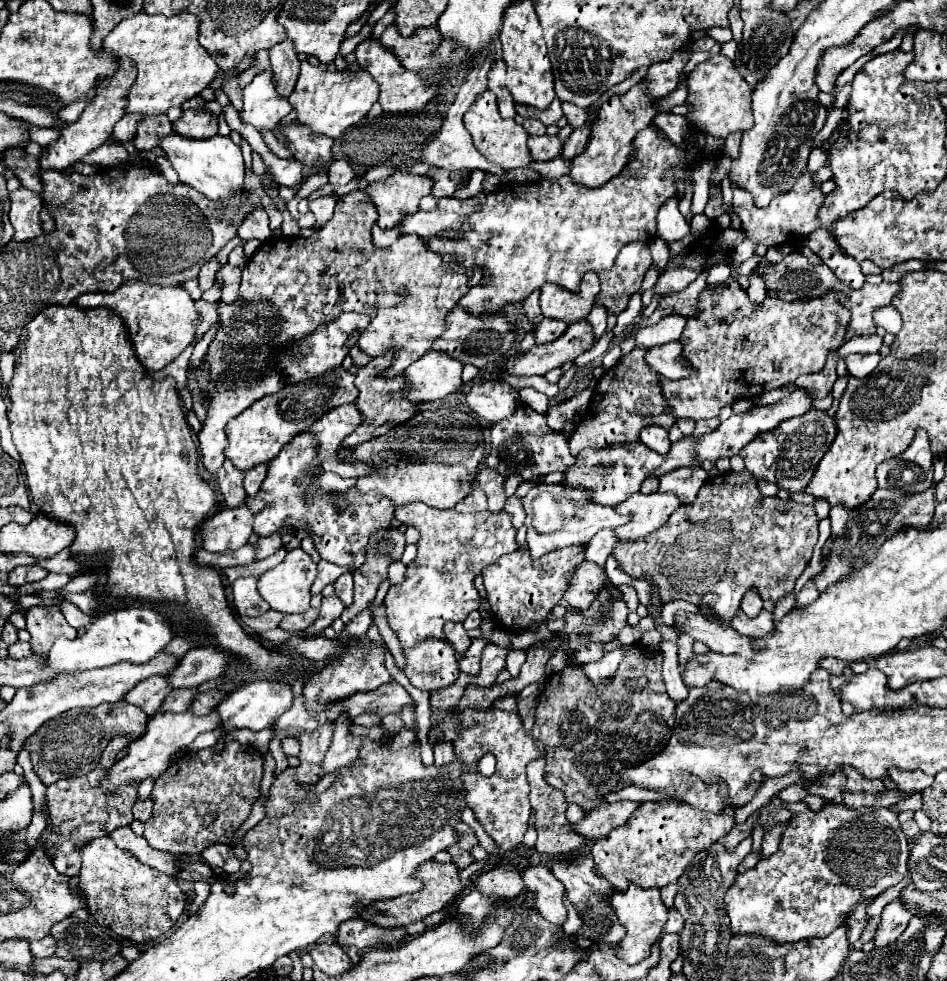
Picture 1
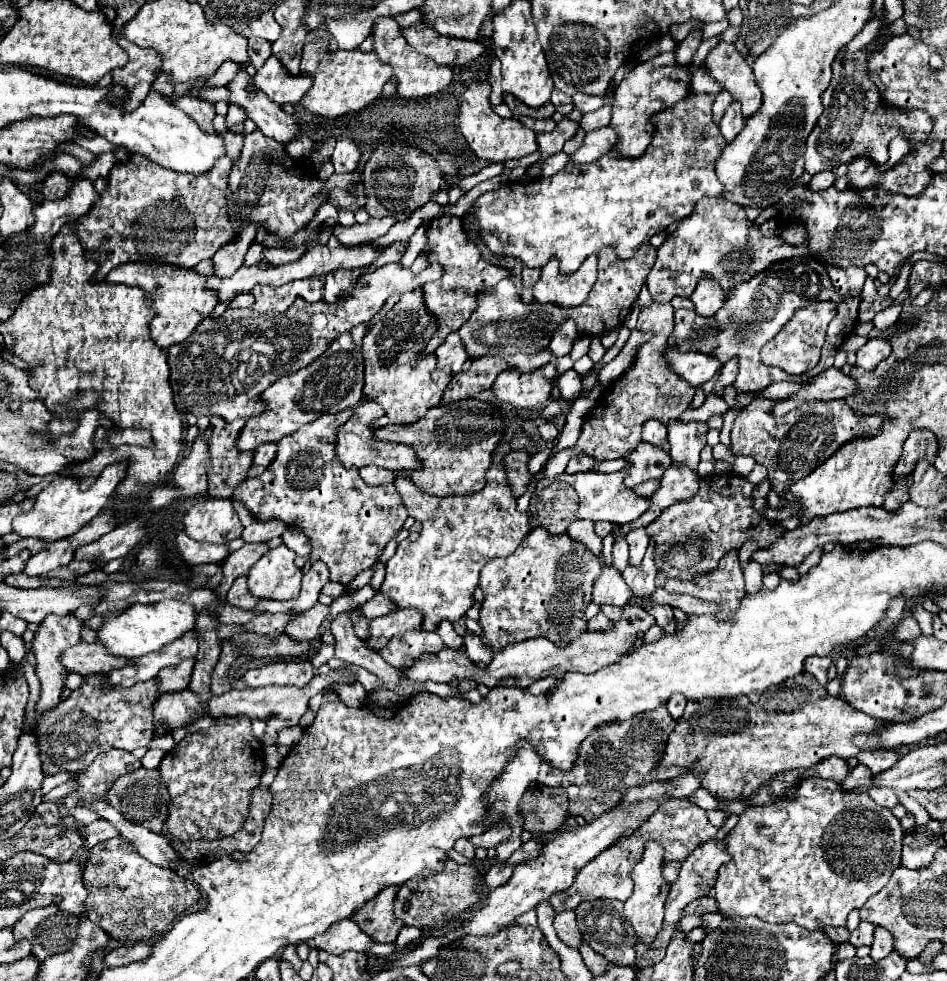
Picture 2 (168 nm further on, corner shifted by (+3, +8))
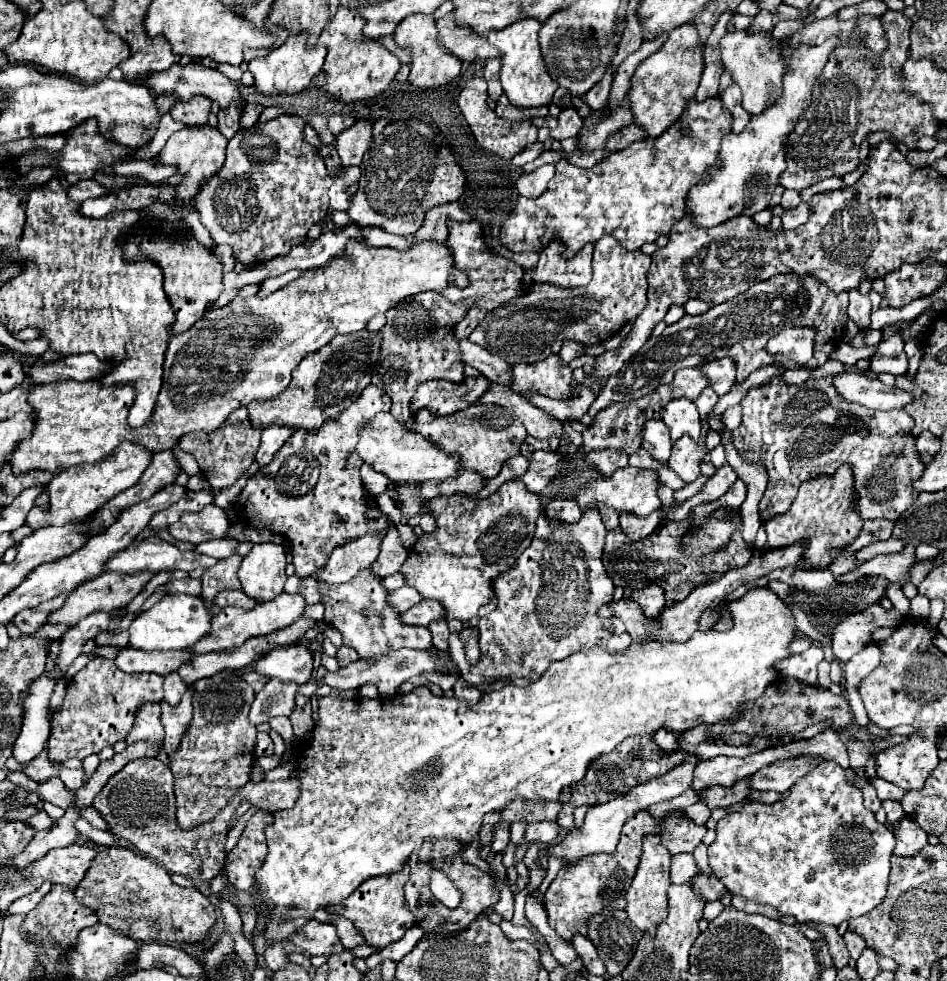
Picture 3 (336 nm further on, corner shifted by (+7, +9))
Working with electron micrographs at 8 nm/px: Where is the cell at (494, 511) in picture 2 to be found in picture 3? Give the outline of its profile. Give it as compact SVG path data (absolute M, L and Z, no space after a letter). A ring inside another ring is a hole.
M507 481L485 499L473 495L439 495L423 503L419 483L395 483L393 493L397 493L395 505L405 517L421 515L425 507L437 523L433 533L423 533L407 551L399 573L405 575L405 585L417 589L421 599L439 601L449 611L449 621L469 621L477 615L479 607L491 597L491 579L513 567L517 557L529 547L535 521L541 515L539 497L527 491L521 481Z

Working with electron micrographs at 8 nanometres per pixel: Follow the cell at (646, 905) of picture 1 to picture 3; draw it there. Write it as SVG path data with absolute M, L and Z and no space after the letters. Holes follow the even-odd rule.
M645 835L643 839L643 857L637 867L637 873L631 881L631 887L627 891L627 915L629 919L643 931L649 933L651 937L655 935L655 929L667 915L667 889L671 885L669 881L669 861L671 853L661 845L661 839L657 835Z

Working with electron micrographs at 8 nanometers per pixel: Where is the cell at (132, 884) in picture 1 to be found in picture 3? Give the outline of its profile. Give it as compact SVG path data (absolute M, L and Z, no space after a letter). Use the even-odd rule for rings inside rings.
M115 845L97 851L87 875L75 889L75 895L81 905L93 907L99 923L133 937L137 943L201 943L215 923L215 907L201 891L175 885L165 867L149 857Z

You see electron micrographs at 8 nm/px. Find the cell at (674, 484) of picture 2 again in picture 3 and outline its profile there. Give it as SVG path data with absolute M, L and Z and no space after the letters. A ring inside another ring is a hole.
M681 437L677 443L673 443L671 457L667 465L685 481L693 483L699 477L699 463L705 457L705 445L695 443L691 437Z

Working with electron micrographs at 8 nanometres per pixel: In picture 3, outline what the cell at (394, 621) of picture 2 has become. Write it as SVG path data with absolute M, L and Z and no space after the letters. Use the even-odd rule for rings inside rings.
M423 599L421 603L413 605L409 611L401 613L399 617L401 617L401 621L405 621L407 625L427 627L431 621L445 619L445 609L443 609L441 603L437 603L437 601L427 601L427 599Z

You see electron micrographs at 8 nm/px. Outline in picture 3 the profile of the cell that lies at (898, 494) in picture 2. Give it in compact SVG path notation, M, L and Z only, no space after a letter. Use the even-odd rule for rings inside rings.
M831 375L823 379L807 379L801 385L785 385L779 379L771 379L759 387L753 387L741 401L743 421L733 431L733 443L743 459L757 461L767 467L769 483L765 495L759 503L761 521L773 519L773 515L785 513L793 499L797 497L797 489L803 481L819 475L833 473L839 465L851 463L855 475L855 493L857 507L863 519L887 519L897 521L899 515L909 509L909 505L917 499L917 491L911 487L913 481L923 473L923 463L919 461L919 453L915 449L915 439L911 435L913 419L905 411L873 411L867 409L867 427L861 423L855 425L855 415L843 411L837 401L841 401L839 393L831 383Z

